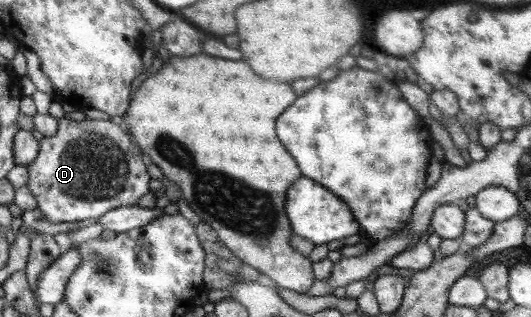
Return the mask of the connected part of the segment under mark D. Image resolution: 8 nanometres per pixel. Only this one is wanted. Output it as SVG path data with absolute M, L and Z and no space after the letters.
M63 116L57 119L57 132L39 141L37 157L26 167L28 181L25 186L36 200L37 208L50 223L97 219L110 209L137 205L136 201L149 192L147 160L140 153L136 151L129 135L110 120L84 118L74 121Z

